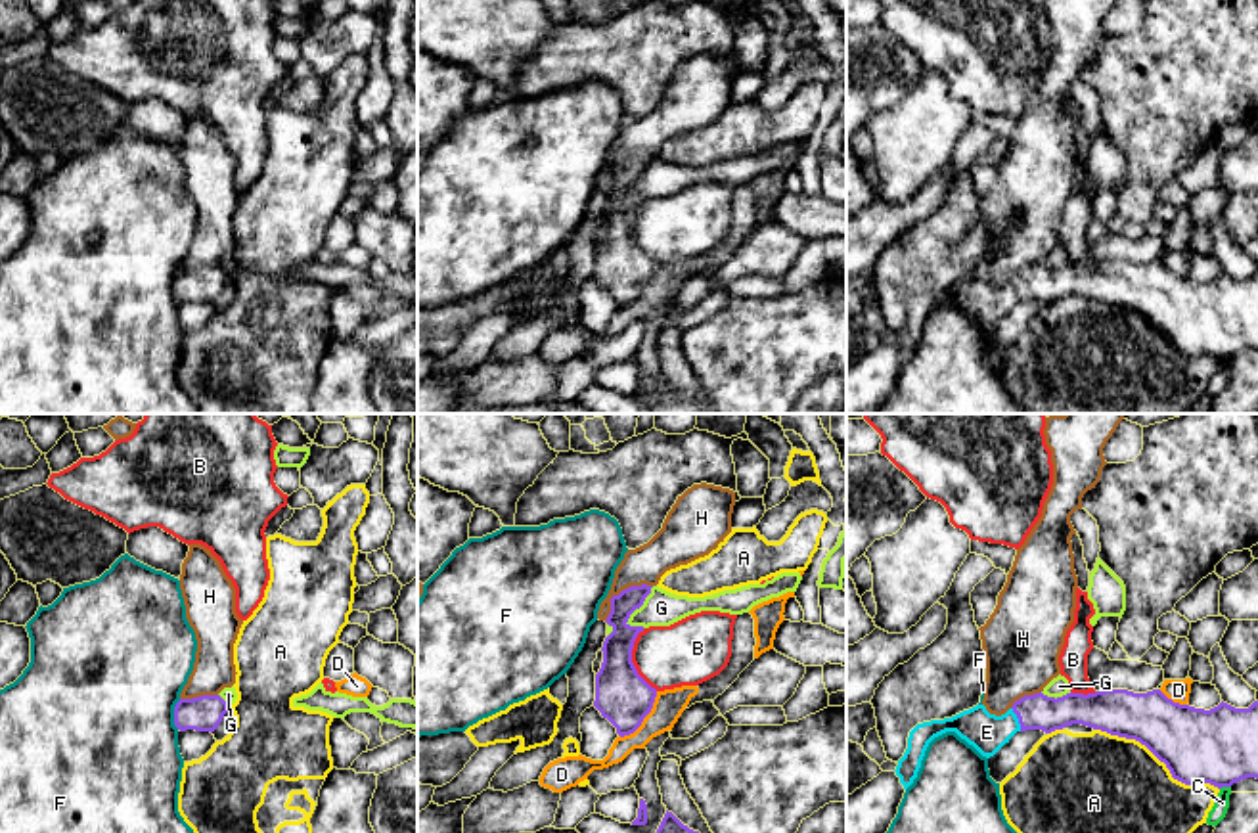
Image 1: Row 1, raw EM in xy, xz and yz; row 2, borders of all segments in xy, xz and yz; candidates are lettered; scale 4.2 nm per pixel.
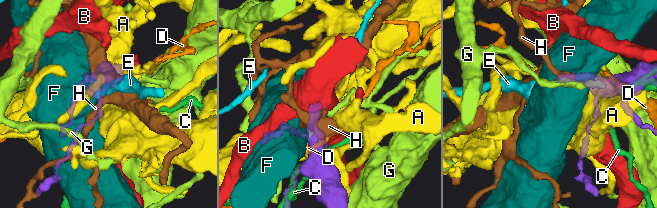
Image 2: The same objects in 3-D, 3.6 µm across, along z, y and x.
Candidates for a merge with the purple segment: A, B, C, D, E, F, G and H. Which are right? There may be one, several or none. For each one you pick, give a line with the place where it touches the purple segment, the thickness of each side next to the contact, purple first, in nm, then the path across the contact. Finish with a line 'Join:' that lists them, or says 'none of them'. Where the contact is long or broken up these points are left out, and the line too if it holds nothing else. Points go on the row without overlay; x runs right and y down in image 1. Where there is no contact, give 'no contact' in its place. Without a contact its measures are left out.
E: contact yz (1017, 288); calibres 150 and 160 nm; way yz (1038, 282), (1017, 288), (1006, 297), (987, 303)
Join: E

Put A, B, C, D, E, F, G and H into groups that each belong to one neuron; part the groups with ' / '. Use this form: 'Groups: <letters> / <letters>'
Groups: A / B / C / D / E / F / G / H

